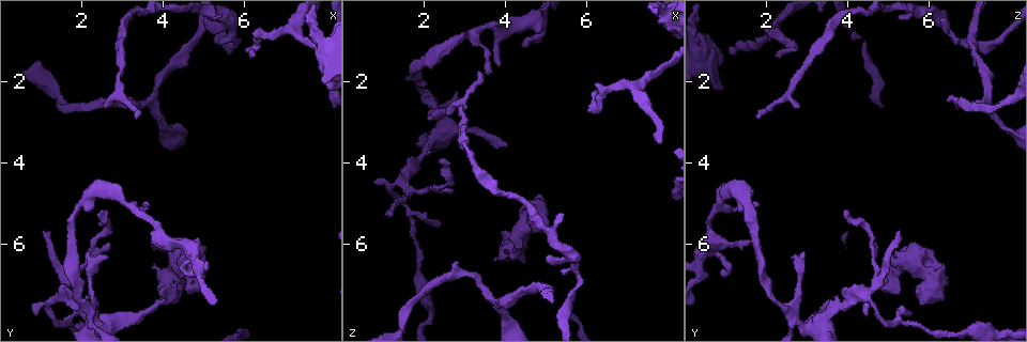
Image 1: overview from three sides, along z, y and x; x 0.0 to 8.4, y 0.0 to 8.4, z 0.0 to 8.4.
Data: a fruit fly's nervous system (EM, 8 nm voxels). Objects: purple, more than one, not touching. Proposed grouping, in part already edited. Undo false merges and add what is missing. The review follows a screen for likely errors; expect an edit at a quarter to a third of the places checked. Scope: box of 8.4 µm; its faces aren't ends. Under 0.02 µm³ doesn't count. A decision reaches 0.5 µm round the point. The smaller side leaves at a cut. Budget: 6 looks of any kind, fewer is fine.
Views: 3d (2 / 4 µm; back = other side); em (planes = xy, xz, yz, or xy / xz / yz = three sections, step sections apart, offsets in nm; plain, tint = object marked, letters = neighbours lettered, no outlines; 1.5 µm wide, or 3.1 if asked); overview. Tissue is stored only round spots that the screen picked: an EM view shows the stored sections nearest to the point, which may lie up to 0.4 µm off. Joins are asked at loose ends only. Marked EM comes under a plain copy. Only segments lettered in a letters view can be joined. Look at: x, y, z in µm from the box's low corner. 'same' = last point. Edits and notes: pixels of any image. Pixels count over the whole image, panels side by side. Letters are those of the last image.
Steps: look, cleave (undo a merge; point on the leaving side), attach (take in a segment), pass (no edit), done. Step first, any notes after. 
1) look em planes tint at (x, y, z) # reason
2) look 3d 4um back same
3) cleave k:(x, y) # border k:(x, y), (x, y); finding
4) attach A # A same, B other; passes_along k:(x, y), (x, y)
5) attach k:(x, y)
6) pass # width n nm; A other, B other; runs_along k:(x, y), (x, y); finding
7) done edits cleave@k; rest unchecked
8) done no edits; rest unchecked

look em planes letters at (3.40, 2.85, 1.80) # branch stops here

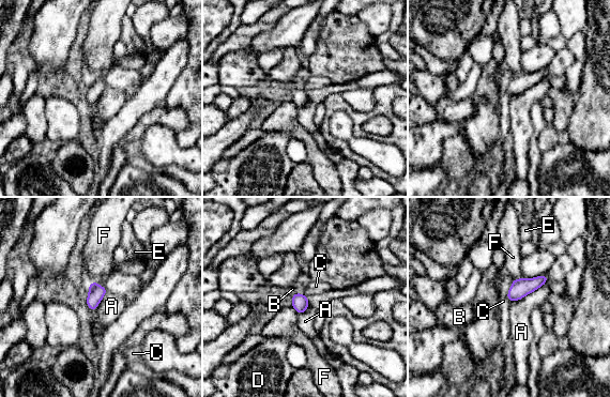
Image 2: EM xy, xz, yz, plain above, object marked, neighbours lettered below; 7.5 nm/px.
attach B # A other, B same, C other, D other, E other, F other; the cell continues

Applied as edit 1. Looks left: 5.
look overview

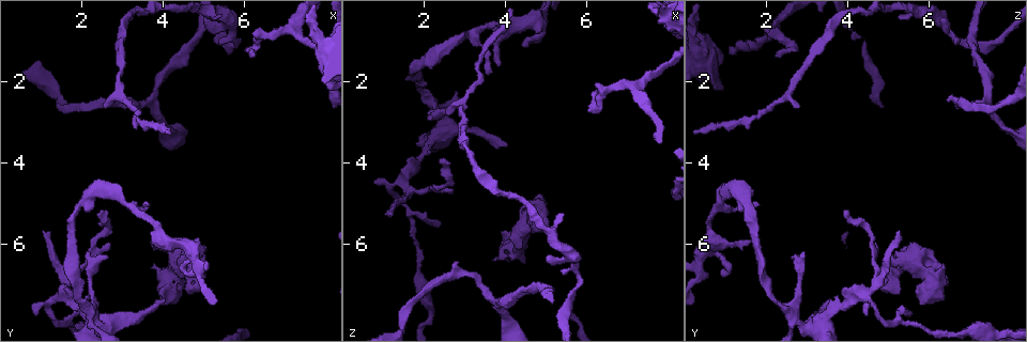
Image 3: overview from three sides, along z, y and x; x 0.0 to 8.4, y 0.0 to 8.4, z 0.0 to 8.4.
look 3d 4um at (3.65, 5.05, 1.80) # free end

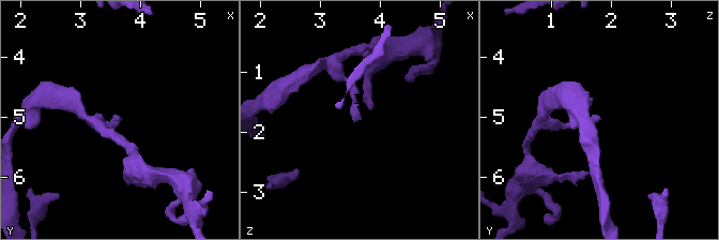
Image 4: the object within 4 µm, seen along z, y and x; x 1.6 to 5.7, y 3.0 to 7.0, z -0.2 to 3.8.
look em planes tint at (3.60, 5.00, 1.80)

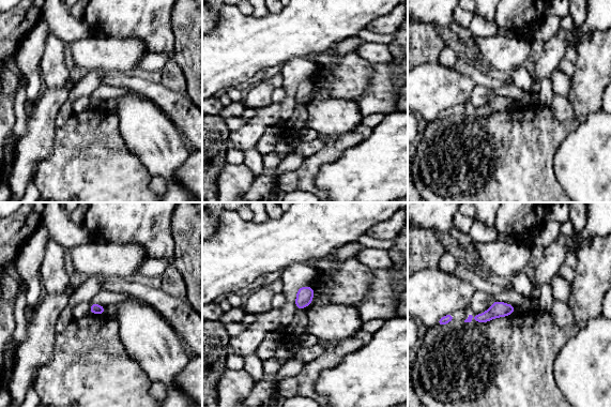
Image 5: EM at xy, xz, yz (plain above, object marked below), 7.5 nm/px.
look em planes letters same # what lies round it

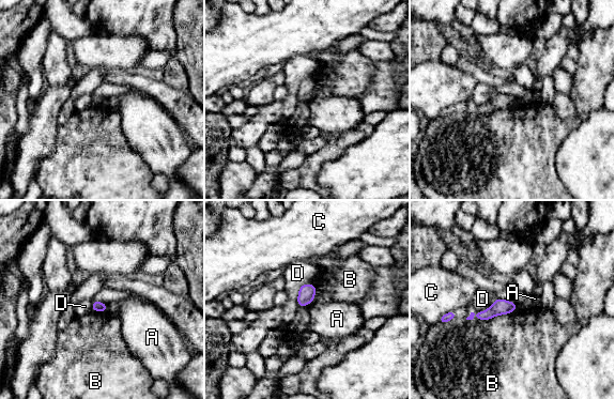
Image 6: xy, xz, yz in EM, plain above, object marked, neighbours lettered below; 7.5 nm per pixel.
pass # A other, B other, C other, D other; border 6:(106, 305), (107, 310); no lettered segment goes on from it

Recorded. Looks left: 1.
look em planes letters at (4.00, 7.35, 3.60) # tapers out

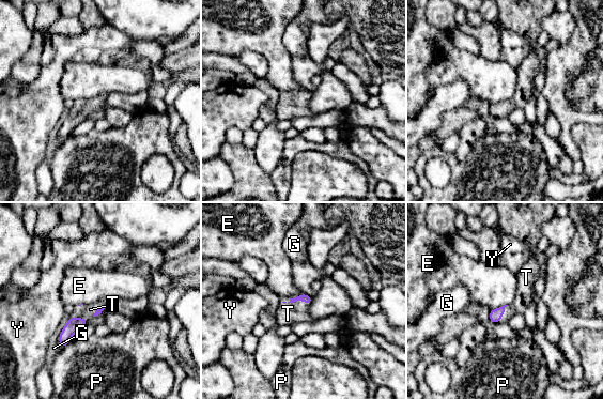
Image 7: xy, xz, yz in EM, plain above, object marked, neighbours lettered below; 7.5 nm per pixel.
attach T # longest_contact G 240 nm; E other, G other, P other, T same, Y other; passes_along 7:(304, 297), (295, 301), (288, 313); the cell continues

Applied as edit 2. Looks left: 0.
done edits attach@2, attach@7; rest unchecked

